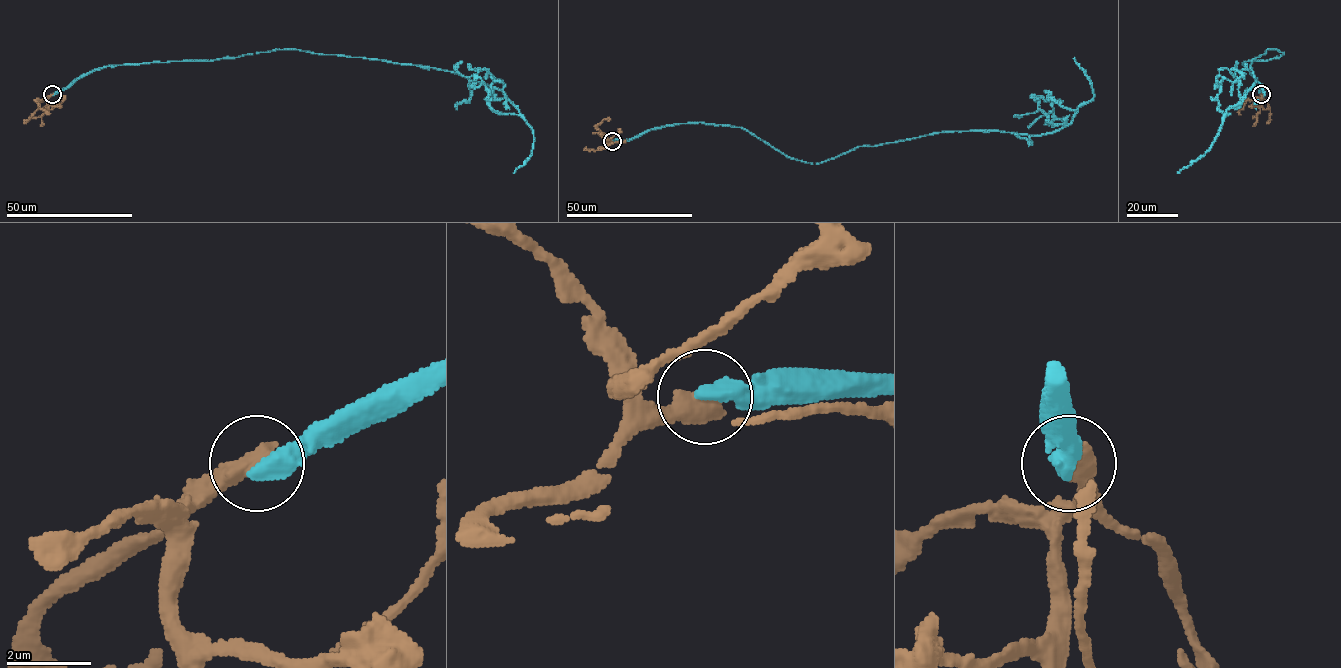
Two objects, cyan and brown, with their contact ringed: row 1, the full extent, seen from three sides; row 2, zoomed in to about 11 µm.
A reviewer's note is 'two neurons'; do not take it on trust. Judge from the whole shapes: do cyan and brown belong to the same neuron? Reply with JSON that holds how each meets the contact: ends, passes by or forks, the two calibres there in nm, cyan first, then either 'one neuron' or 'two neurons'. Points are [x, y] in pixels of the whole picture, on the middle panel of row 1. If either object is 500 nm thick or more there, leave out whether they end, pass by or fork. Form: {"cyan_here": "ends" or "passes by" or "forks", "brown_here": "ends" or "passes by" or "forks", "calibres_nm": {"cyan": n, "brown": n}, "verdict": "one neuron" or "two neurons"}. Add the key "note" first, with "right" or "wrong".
{"note": "right", "calibres_nm": {"cyan": 480, "brown": 550}, "verdict": "two neurons"}

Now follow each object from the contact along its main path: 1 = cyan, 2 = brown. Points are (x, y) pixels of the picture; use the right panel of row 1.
1: (1260, 94), (1242, 64), (1277, 58), (1278, 50), (1252, 60), (1245, 97), (1227, 110), (1205, 153), (1177, 173)
2: (1261, 94), (1269, 107), (1266, 109), (1262, 107), (1261, 95)

